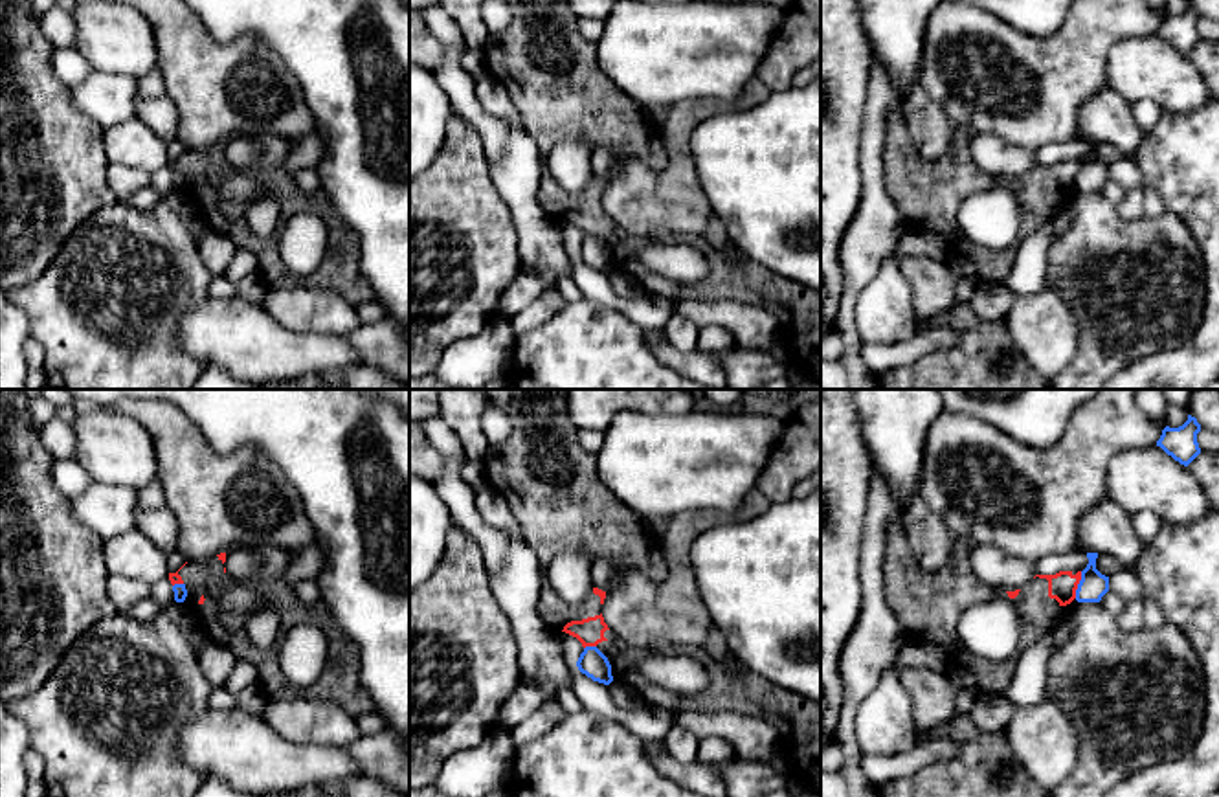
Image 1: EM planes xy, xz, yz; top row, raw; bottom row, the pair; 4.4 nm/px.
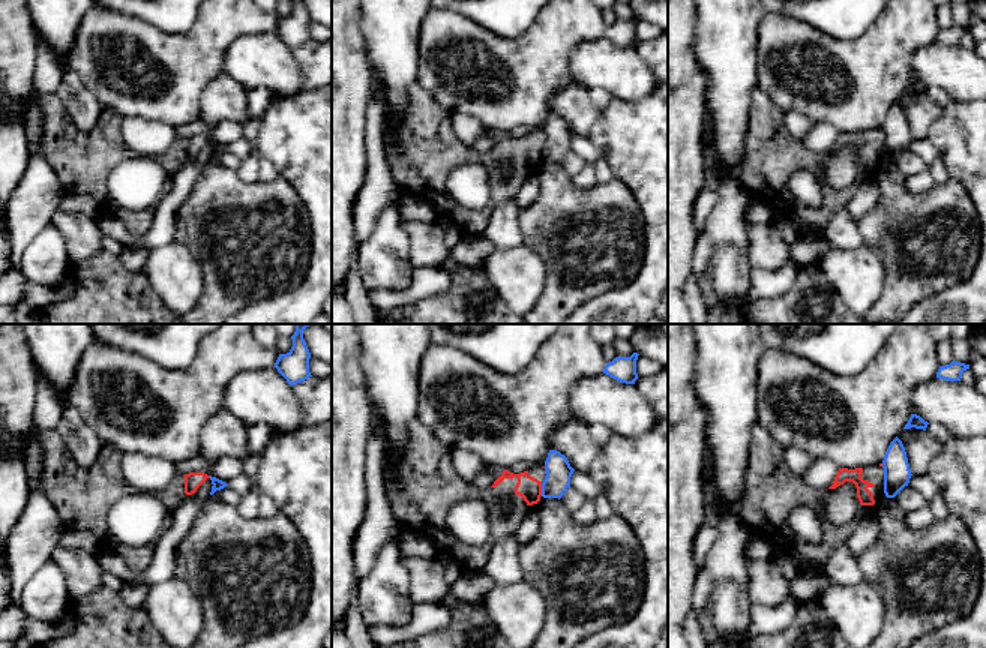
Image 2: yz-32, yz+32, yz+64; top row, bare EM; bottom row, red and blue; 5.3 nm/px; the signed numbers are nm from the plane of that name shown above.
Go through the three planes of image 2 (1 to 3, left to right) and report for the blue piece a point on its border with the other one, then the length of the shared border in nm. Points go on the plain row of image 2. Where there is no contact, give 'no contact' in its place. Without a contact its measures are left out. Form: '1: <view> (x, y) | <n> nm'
1: no contact
2: yz+32 (541, 153) | 70 nm
3: no contact

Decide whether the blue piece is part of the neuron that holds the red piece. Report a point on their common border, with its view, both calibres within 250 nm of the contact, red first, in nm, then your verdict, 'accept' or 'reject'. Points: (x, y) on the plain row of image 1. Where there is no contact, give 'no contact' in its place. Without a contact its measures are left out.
yz (1078, 171) | 130/120 nm | reject

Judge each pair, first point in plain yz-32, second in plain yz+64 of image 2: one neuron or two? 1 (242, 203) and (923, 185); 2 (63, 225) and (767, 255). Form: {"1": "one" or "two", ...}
{"1": "two", "2": "one"}

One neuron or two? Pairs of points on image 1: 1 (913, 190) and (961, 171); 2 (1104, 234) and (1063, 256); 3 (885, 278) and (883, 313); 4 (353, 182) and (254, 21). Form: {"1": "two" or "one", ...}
{"1": "one", "2": "one", "3": "one", "4": "one"}

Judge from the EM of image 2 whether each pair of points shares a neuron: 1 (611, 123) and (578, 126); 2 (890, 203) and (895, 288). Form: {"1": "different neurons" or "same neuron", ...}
{"1": "different neurons", "2": "same neuron"}

